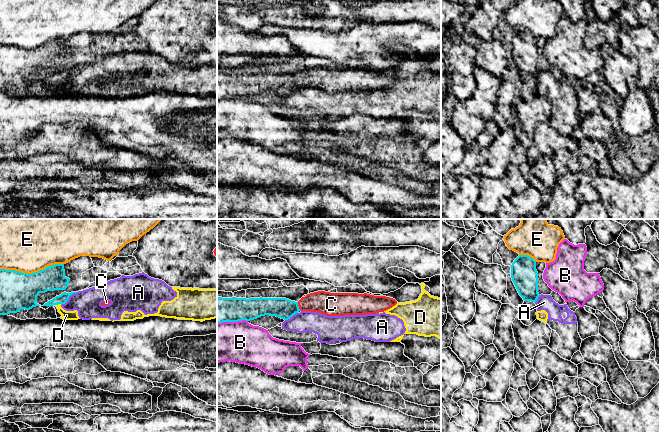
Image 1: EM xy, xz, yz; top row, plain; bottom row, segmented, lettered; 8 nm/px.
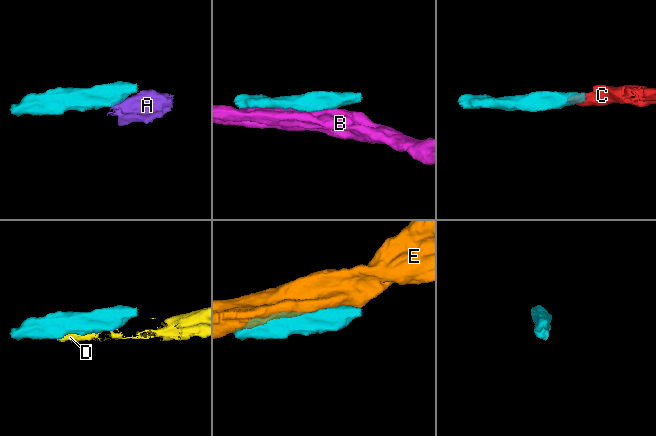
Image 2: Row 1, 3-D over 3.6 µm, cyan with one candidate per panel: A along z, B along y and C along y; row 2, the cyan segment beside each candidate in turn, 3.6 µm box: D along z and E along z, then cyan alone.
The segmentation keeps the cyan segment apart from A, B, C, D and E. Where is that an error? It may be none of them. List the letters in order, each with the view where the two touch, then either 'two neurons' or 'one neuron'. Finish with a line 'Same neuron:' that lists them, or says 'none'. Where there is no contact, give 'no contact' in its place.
A: meets cyan in xy; two neurons
B: meets cyan in xz; two neurons
C: meets cyan in xz; one neuron
D: meets cyan in xy; two neurons
E: meets cyan in xy; two neurons
Same neuron: C

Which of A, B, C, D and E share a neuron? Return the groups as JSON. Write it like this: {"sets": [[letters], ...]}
{"sets": [["A", "D"], ["B"], ["C"], ["E"]]}

